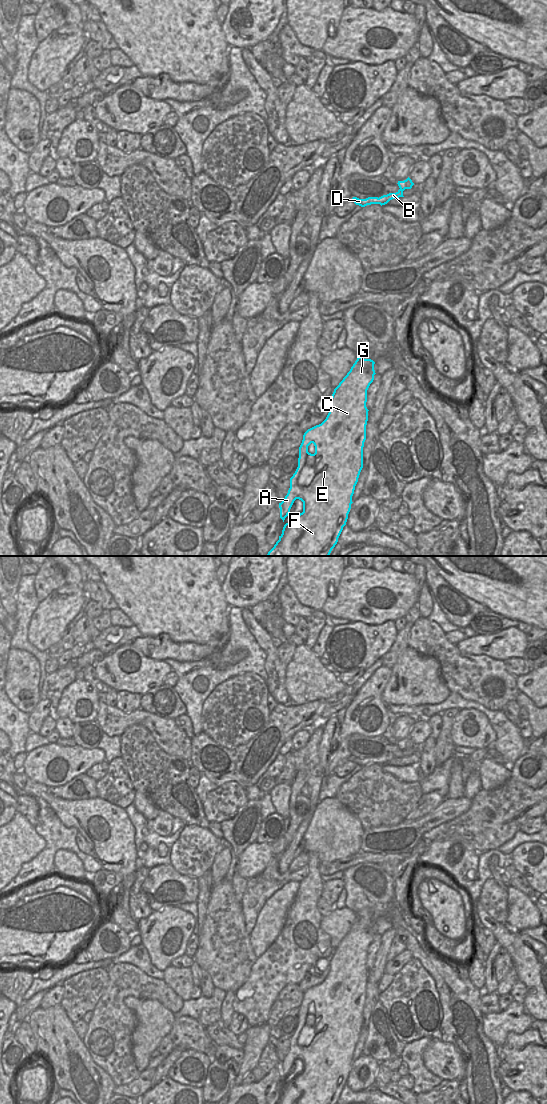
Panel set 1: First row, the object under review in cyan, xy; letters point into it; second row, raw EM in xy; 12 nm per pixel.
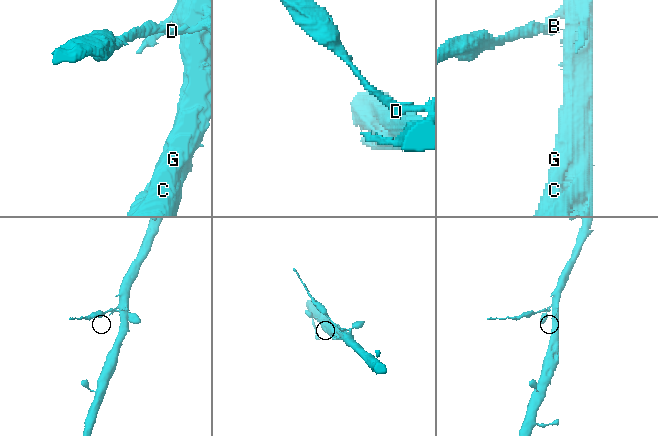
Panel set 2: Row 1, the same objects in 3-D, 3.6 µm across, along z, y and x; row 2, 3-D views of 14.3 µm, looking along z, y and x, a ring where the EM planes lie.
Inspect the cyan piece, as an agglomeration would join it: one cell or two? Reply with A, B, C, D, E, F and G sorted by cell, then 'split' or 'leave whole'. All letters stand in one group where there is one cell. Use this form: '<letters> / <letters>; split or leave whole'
A B C E F G / D; split

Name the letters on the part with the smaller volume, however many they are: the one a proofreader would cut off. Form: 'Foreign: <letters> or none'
Foreign: D

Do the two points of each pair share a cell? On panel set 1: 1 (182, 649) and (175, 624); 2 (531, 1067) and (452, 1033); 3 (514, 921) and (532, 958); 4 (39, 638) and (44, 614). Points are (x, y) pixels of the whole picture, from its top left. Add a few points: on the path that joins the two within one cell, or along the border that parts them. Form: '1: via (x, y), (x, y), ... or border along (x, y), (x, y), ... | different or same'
1: border along (157, 636), (165, 633), (175, 642), (203, 644) | different
2: border along (497, 1048), (498, 1076) | different
3: border along (506, 922), (518, 931) | different
4: via (43, 632), (44, 620) | same

